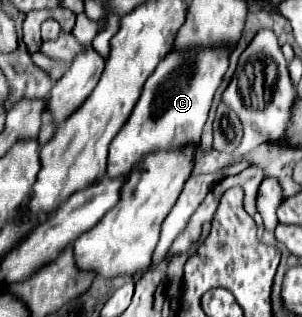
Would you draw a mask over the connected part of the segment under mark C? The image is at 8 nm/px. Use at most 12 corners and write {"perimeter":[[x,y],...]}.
{"perimeter":[[167,53],[107,175],[199,141],[229,53]]}

